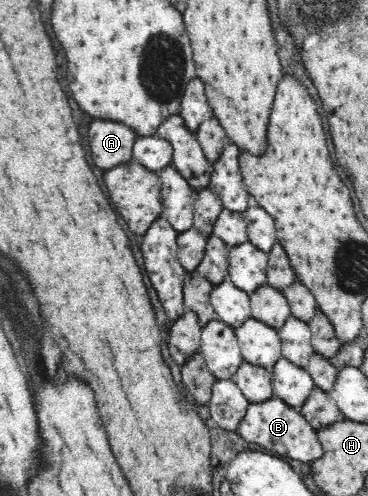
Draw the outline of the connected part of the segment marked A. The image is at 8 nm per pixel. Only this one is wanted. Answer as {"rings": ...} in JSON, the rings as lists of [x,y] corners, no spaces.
{"rings":[[[93,120],[89,124],[89,146],[93,164],[106,171],[133,160],[132,148],[137,137],[132,128],[121,122]]]}

